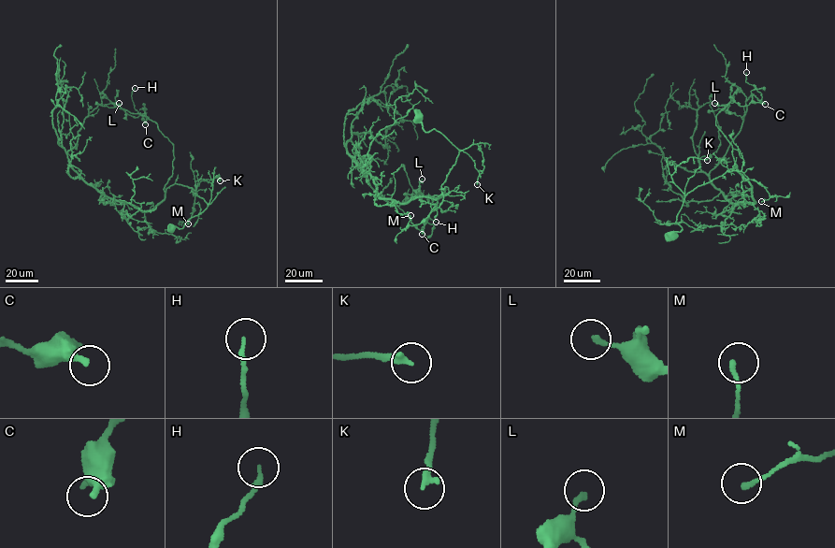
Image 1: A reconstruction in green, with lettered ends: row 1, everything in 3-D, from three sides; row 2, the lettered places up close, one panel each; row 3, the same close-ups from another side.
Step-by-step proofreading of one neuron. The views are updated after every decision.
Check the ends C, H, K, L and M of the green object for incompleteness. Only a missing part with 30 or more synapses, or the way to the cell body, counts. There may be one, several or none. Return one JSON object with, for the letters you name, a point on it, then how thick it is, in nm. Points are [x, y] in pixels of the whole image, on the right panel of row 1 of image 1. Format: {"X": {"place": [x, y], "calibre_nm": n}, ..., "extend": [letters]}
{"extend": []}

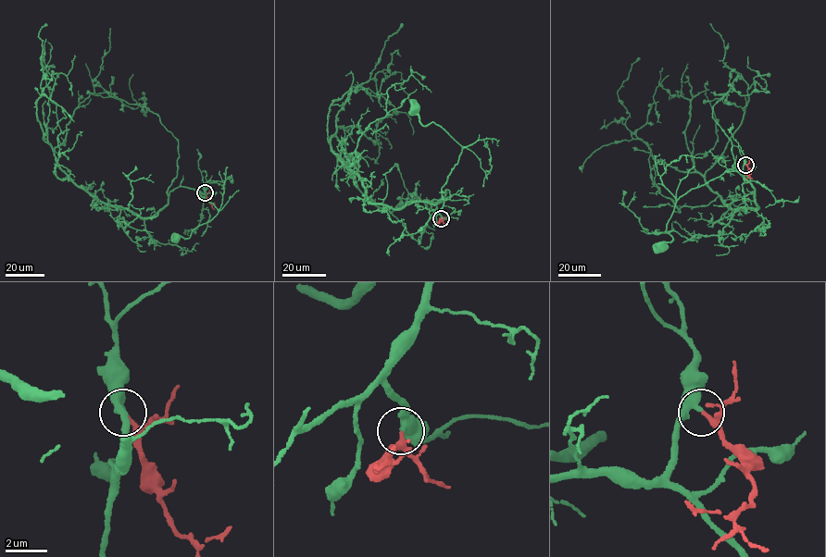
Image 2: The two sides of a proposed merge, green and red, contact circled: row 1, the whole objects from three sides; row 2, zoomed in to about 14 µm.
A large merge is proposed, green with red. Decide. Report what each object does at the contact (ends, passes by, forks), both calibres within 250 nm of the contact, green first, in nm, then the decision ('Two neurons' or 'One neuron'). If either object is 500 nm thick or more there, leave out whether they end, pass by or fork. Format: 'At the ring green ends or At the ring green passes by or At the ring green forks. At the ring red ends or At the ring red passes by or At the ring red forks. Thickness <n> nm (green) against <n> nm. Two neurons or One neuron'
At the ring green passes by. At the ring red ends. Thickness 280 nm (green) against 190 nm. One neuron

